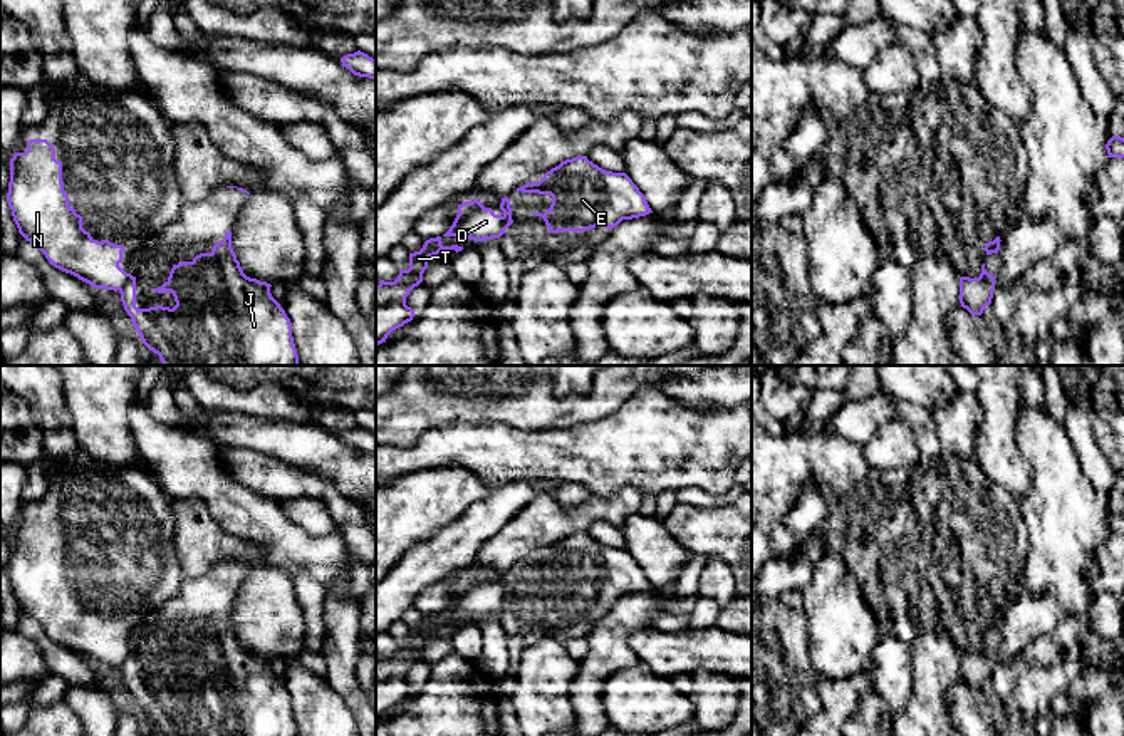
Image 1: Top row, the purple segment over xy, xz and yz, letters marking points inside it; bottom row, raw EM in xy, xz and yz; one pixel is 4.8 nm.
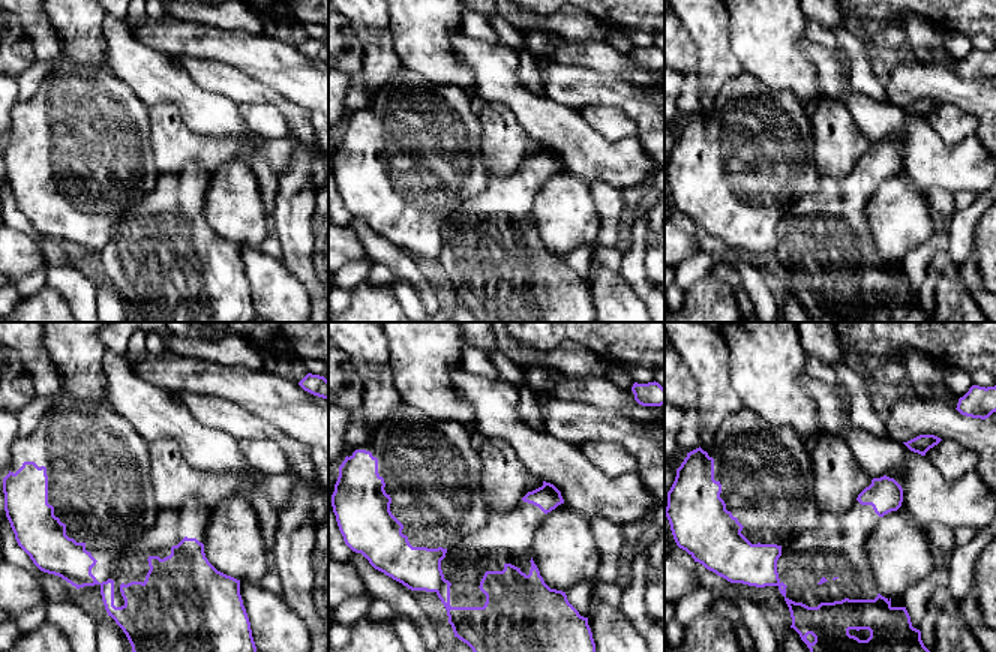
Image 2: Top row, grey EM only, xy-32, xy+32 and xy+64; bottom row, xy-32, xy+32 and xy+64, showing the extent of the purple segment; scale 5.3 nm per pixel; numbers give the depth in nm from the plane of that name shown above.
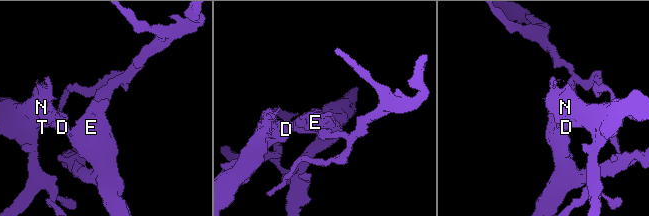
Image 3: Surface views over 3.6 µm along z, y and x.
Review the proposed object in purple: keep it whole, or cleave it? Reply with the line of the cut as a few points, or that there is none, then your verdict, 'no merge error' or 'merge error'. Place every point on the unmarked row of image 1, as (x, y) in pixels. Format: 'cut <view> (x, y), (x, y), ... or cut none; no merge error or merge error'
cut xy (131, 651), (118, 664); merge error

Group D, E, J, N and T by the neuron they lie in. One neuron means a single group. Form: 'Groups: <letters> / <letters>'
Groups: D N T / E J

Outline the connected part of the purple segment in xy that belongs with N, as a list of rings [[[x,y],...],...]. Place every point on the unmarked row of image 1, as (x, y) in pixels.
[[[30,515],[27,526],[10,535],[7,577],[18,609],[55,644],[114,667],[131,652],[119,642],[124,620],[94,615],[69,582],[62,538],[47,515]]]

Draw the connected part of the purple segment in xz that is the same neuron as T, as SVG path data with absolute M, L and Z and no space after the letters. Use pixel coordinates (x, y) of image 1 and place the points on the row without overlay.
M441 614L426 615L419 627L409 629L408 645L399 645L394 657L381 656L376 662L376 723L386 718L393 706L413 696L414 686L406 681L406 672L423 657L428 634L441 625L455 625L456 629L463 625L458 620L443 622Z

